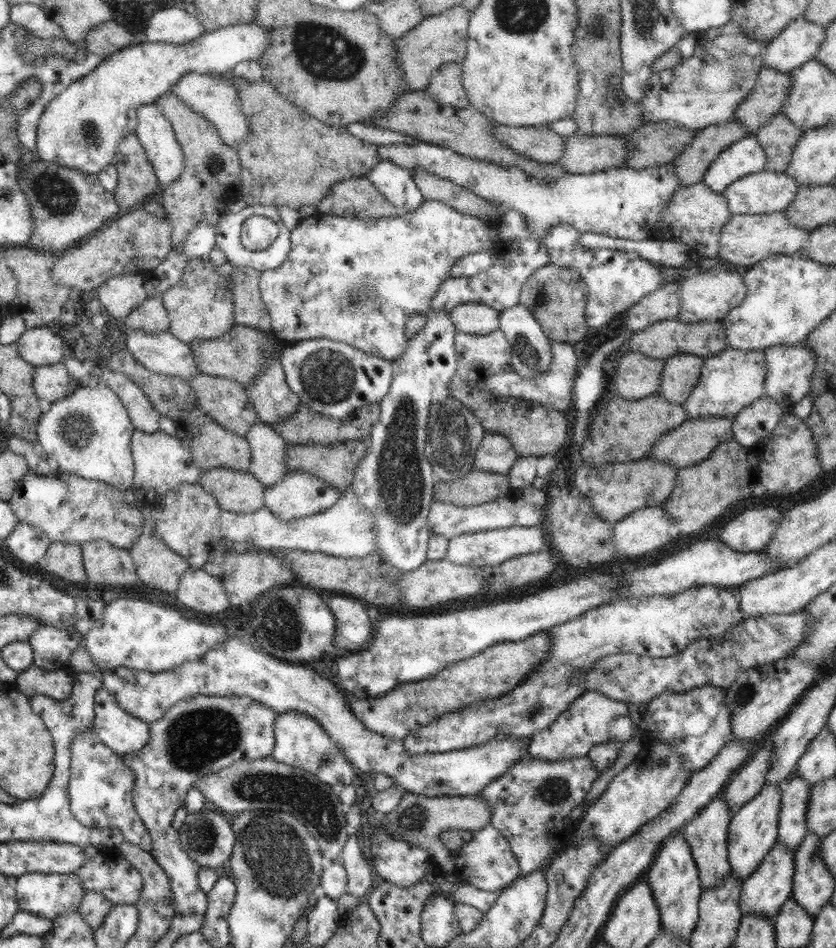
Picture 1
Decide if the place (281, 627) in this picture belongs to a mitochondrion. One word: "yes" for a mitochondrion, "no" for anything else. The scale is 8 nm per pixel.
yes

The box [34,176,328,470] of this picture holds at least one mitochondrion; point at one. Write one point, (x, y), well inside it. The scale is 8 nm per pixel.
(84, 432)

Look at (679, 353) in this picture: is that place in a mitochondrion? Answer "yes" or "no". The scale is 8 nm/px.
no

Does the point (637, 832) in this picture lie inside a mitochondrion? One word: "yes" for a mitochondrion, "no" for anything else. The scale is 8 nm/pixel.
no

